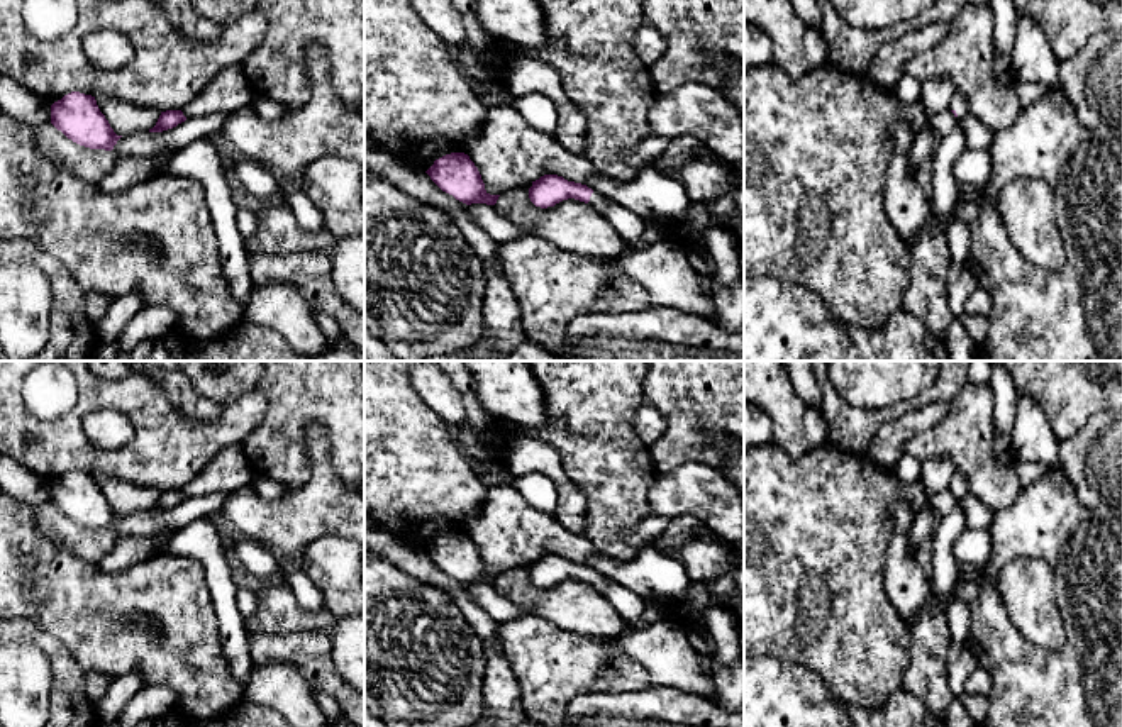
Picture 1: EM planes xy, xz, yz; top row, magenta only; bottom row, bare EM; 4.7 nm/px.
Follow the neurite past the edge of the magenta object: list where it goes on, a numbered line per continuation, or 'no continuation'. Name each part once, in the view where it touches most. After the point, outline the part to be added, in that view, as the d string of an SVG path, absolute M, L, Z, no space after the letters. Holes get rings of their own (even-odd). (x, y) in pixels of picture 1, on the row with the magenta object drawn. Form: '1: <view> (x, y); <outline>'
1: xz (597, 200); M593 191L592 197L590 197L590 202L588 205L600 210L603 207L607 207L612 200L607 198L605 195L598 193L598 191Z

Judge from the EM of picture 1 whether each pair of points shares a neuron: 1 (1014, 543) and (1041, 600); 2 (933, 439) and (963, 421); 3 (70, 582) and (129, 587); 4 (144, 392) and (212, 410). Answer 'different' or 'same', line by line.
1: different
2: same
3: same
4: different

